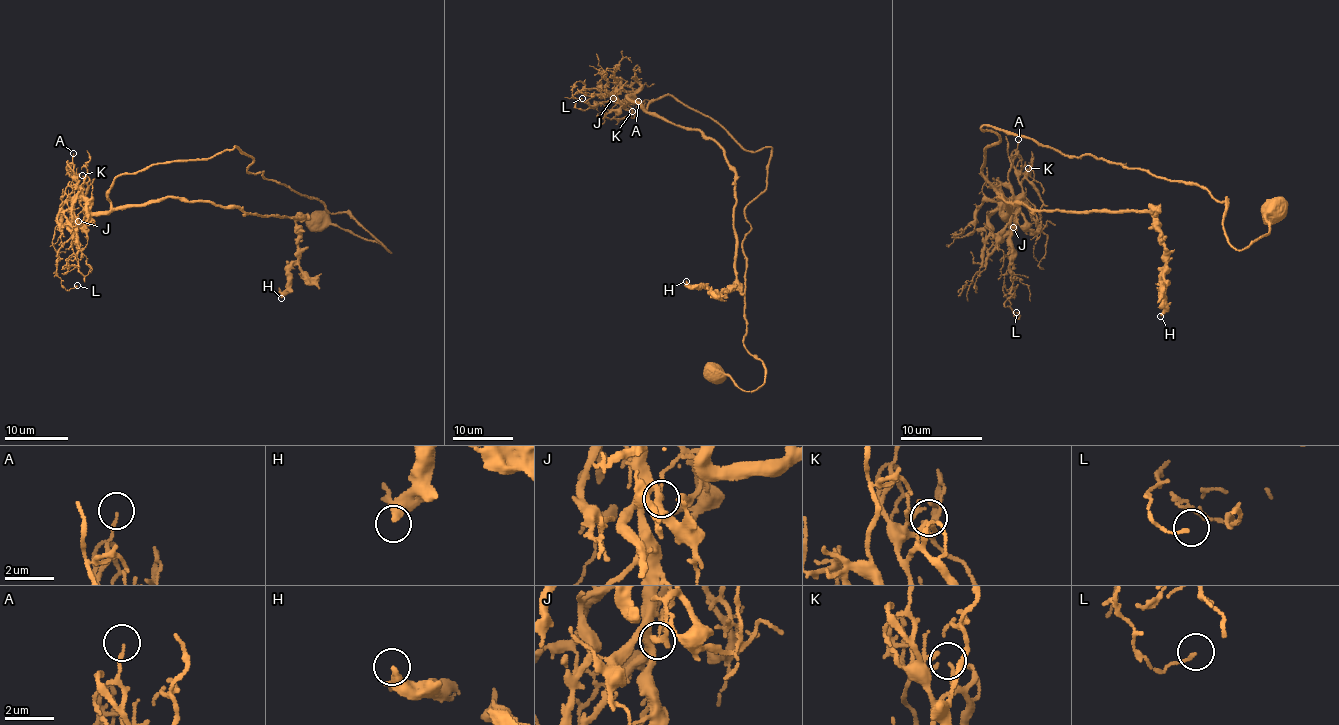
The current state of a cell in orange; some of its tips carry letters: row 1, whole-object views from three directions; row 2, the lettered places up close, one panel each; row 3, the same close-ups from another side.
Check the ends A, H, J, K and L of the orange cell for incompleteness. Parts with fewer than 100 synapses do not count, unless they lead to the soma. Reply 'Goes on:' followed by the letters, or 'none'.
Goes on: none

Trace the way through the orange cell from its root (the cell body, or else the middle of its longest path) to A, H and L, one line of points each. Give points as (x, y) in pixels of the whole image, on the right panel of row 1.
A: (1273, 212), (1236, 250), (1228, 201), (1199, 185), (984, 125), (1005, 217), (1018, 139)
H: (1273, 212), (1236, 250), (1228, 201), (1199, 185), (984, 125), (1004, 209), (995, 193), (1147, 211), (1160, 316)
L: (1273, 212), (1236, 250), (1199, 185), (984, 125), (1016, 312)

